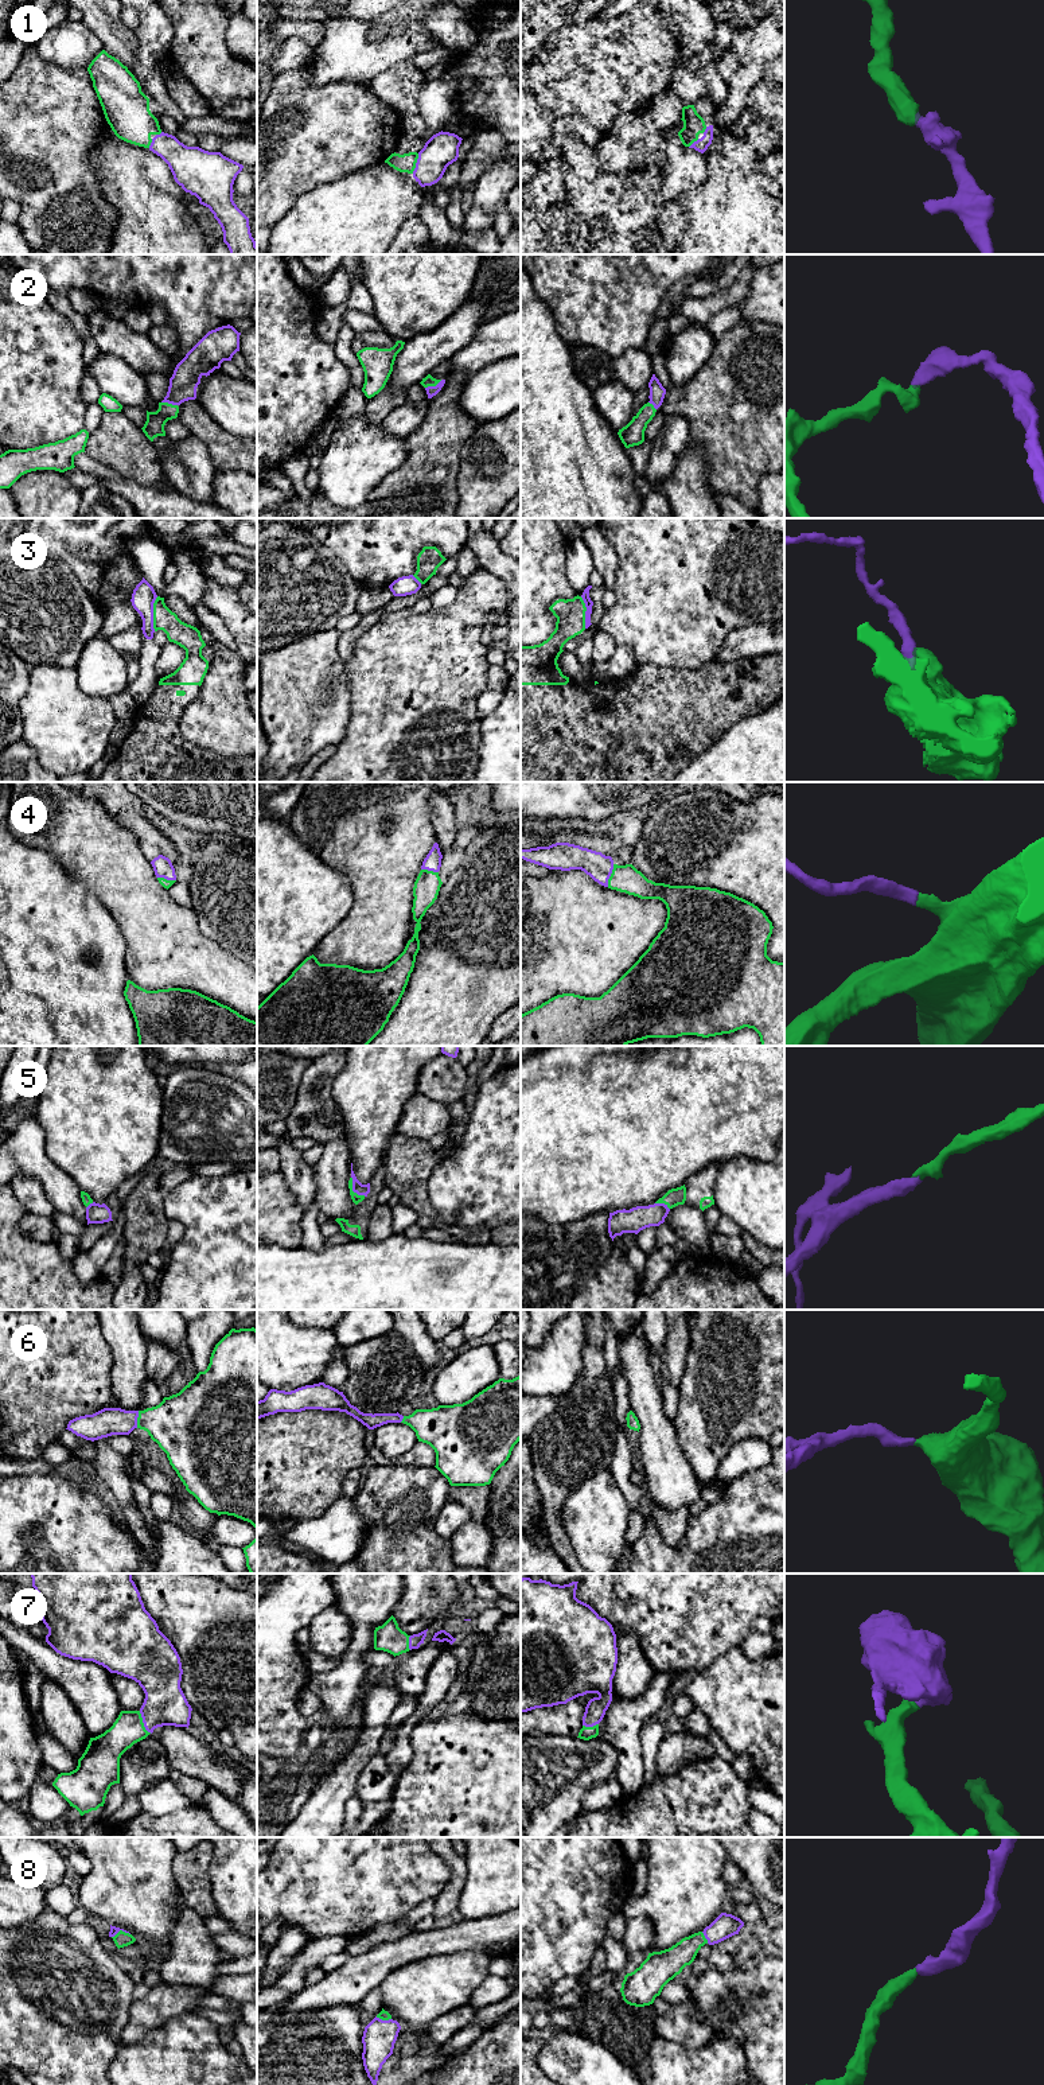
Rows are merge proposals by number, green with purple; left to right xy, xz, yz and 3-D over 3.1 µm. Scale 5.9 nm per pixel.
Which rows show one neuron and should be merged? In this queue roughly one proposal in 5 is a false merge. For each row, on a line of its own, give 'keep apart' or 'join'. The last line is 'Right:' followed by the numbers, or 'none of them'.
1: join
2: join
3: keep apart
4: join
5: join
6: join
7: join
8: join
Right: 1, 2, 4, 5, 6, 7, 8

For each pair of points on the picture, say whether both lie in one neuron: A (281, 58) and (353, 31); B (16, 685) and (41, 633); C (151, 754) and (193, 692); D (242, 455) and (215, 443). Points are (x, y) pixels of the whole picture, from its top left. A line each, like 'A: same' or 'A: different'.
A: different
B: different
C: same
D: same

